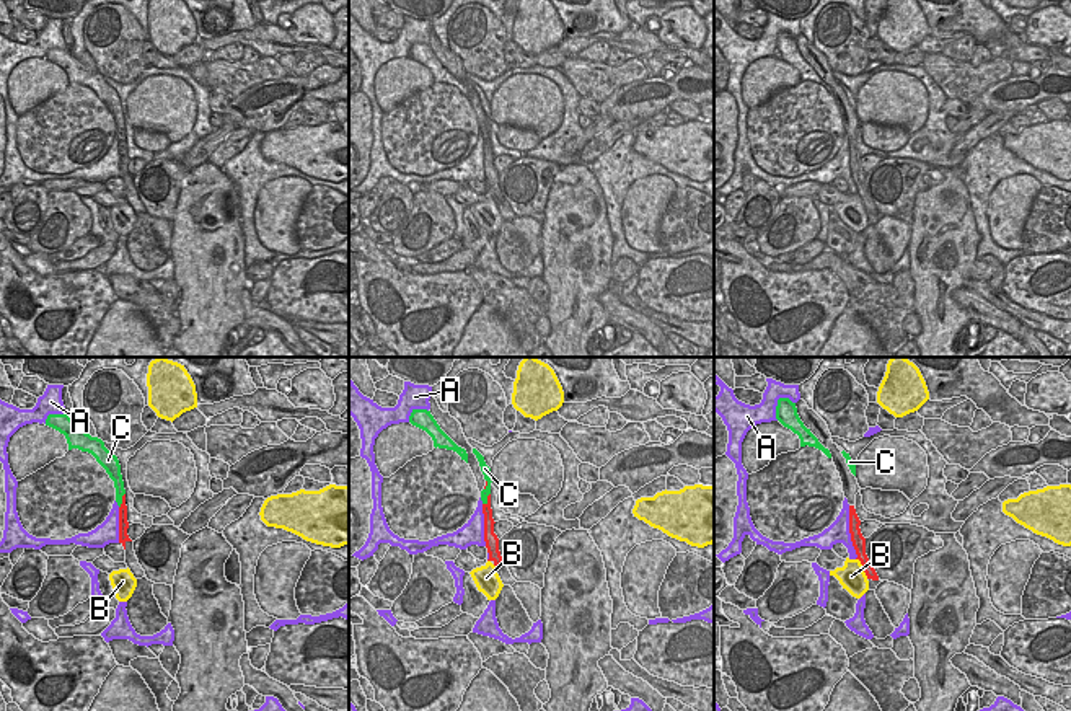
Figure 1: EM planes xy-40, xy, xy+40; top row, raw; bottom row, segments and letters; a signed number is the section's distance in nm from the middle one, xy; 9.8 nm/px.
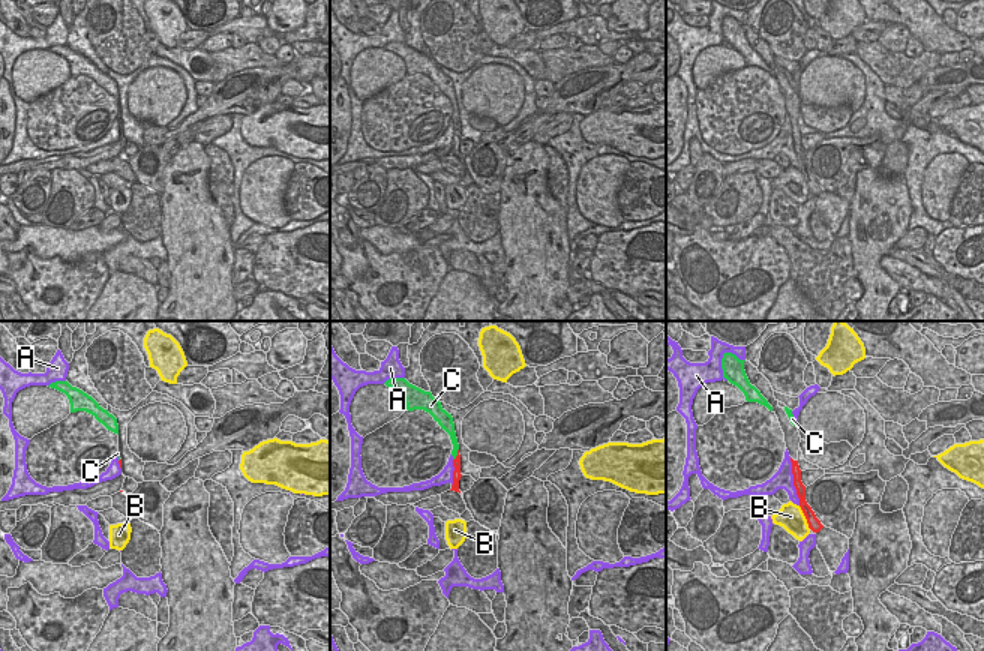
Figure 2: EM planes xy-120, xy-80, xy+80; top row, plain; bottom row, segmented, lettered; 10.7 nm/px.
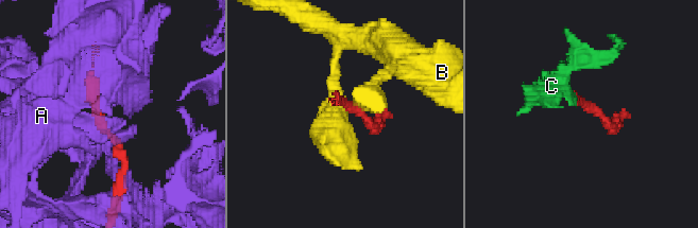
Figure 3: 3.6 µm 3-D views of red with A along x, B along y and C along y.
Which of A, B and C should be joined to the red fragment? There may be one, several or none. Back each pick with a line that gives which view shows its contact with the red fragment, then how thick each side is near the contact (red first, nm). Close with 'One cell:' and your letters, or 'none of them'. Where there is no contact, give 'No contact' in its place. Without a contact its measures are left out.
One cell: none of them

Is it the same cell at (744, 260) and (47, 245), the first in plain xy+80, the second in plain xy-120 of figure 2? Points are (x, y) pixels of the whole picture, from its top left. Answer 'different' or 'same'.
different

